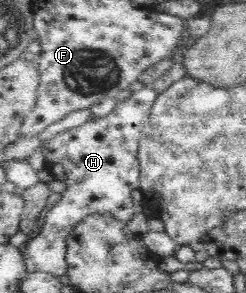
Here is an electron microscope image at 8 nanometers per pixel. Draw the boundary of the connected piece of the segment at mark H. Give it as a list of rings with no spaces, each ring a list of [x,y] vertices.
[[[144,85],[139,91],[134,91],[130,98],[116,103],[106,116],[92,117],[76,128],[60,132],[52,140],[44,140],[40,147],[44,151],[45,168],[55,179],[66,183],[67,189],[61,192],[60,200],[52,205],[45,213],[45,222],[39,234],[26,242],[26,250],[21,252],[26,263],[27,271],[44,271],[60,277],[67,274],[66,247],[69,232],[92,213],[110,213],[116,219],[127,223],[136,213],[142,211],[143,204],[136,205],[132,199],[132,190],[140,186],[140,167],[137,152],[139,140],[144,125],[148,122],[149,114],[159,94],[151,85]]]

